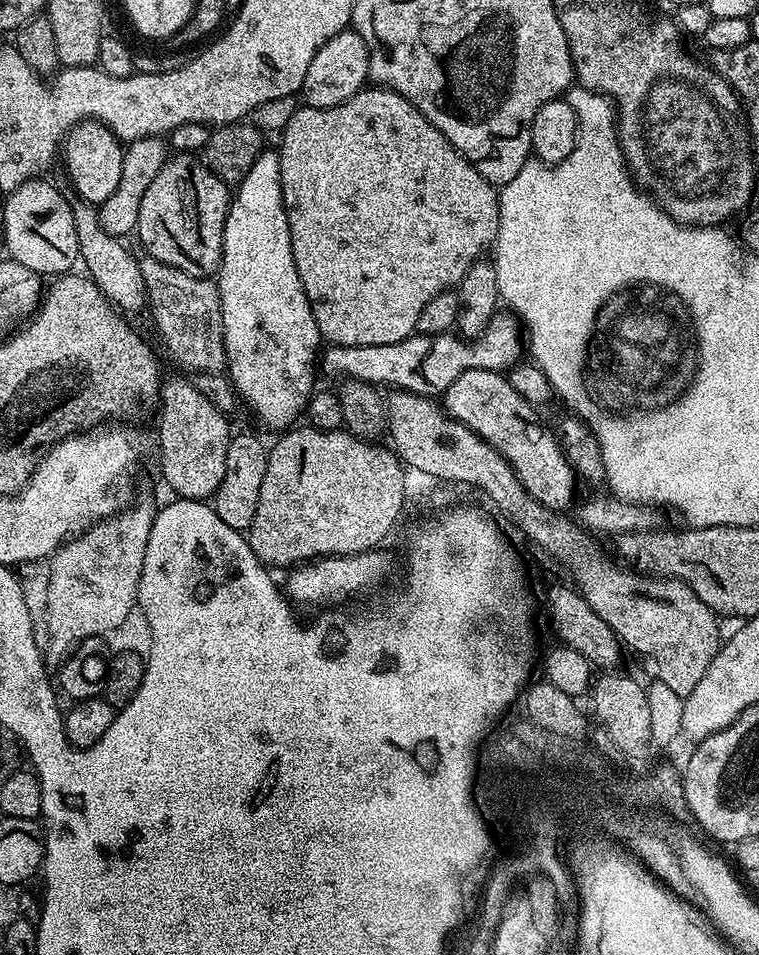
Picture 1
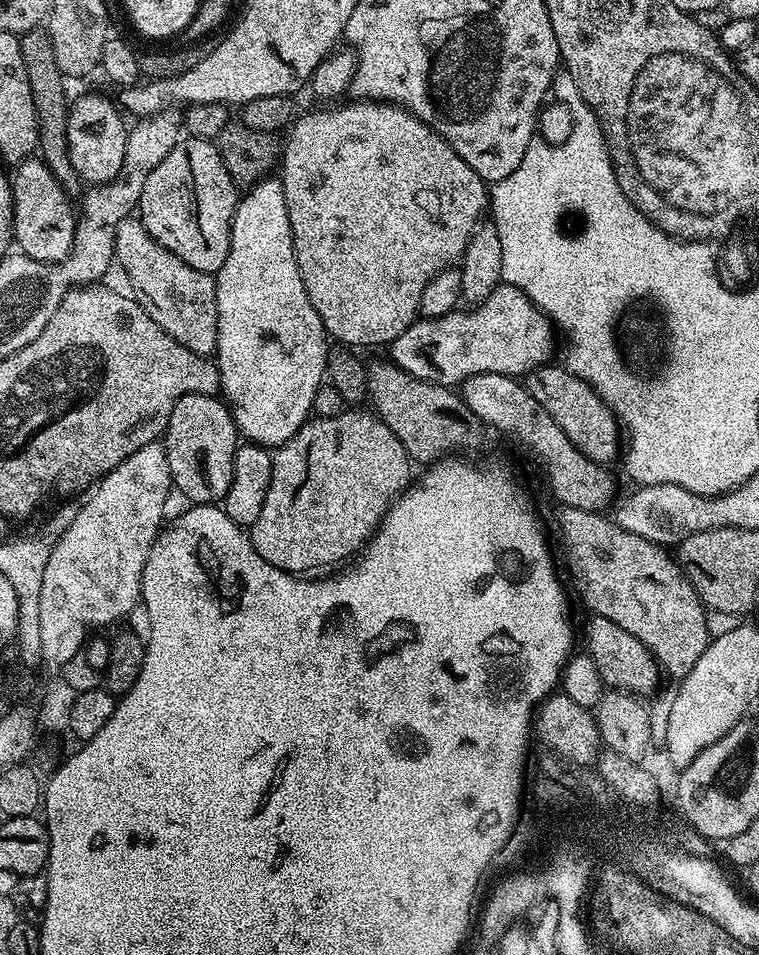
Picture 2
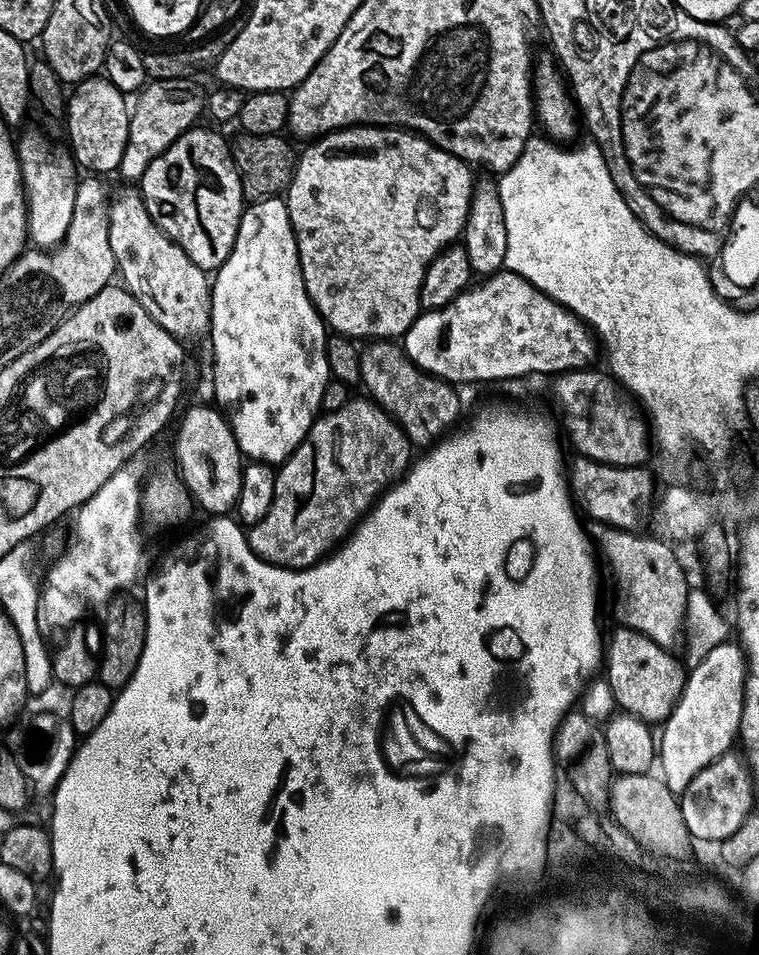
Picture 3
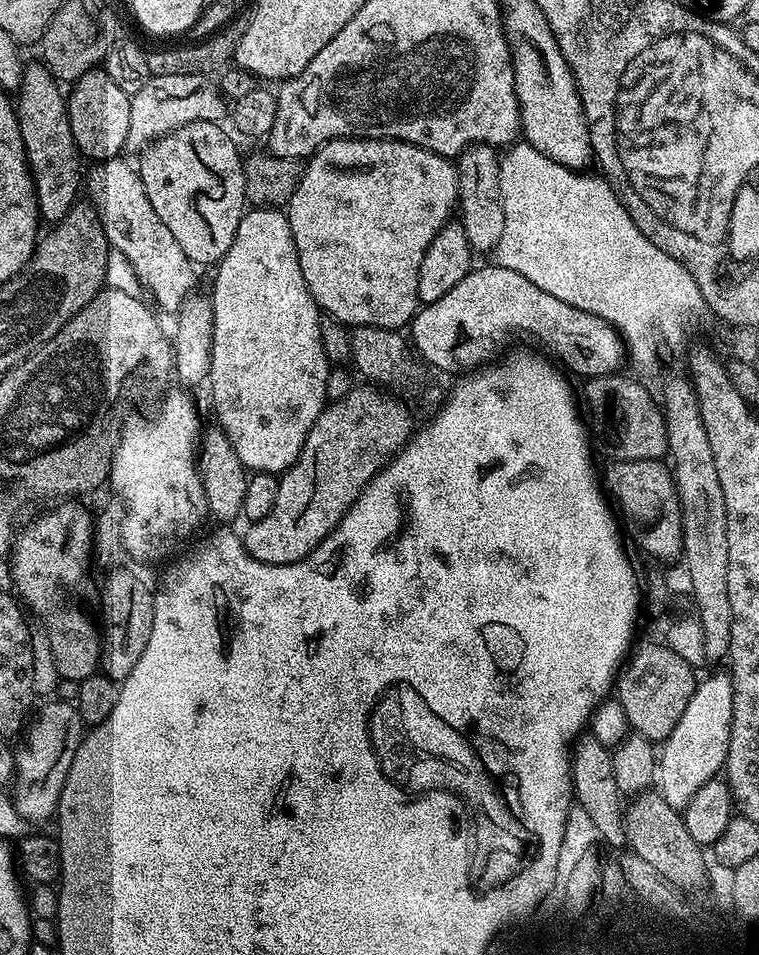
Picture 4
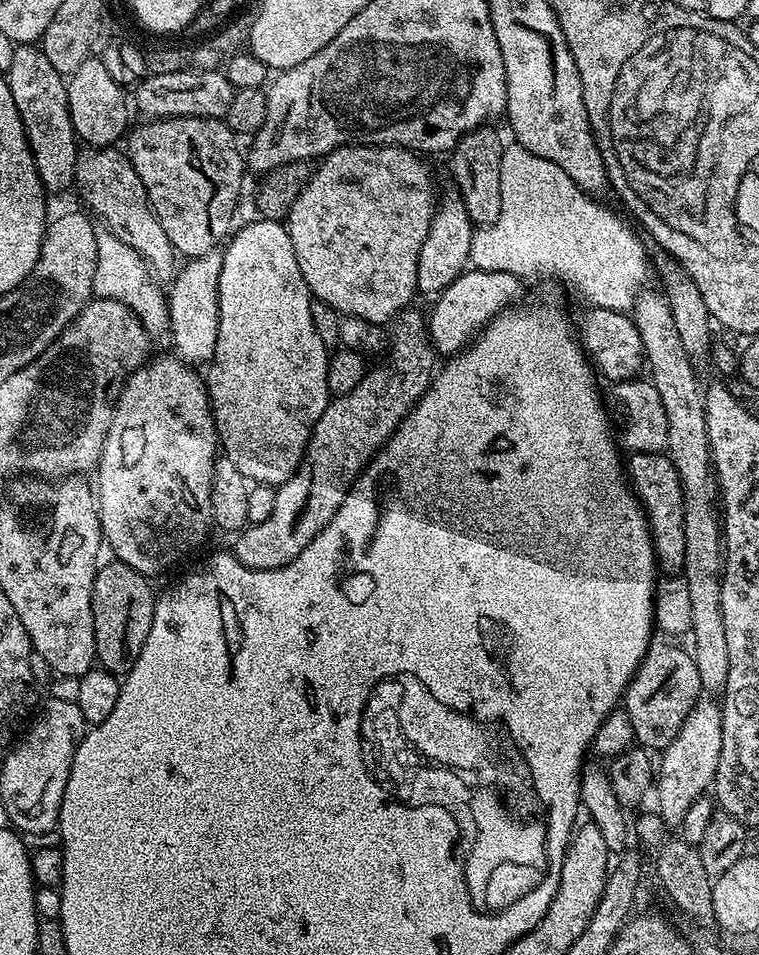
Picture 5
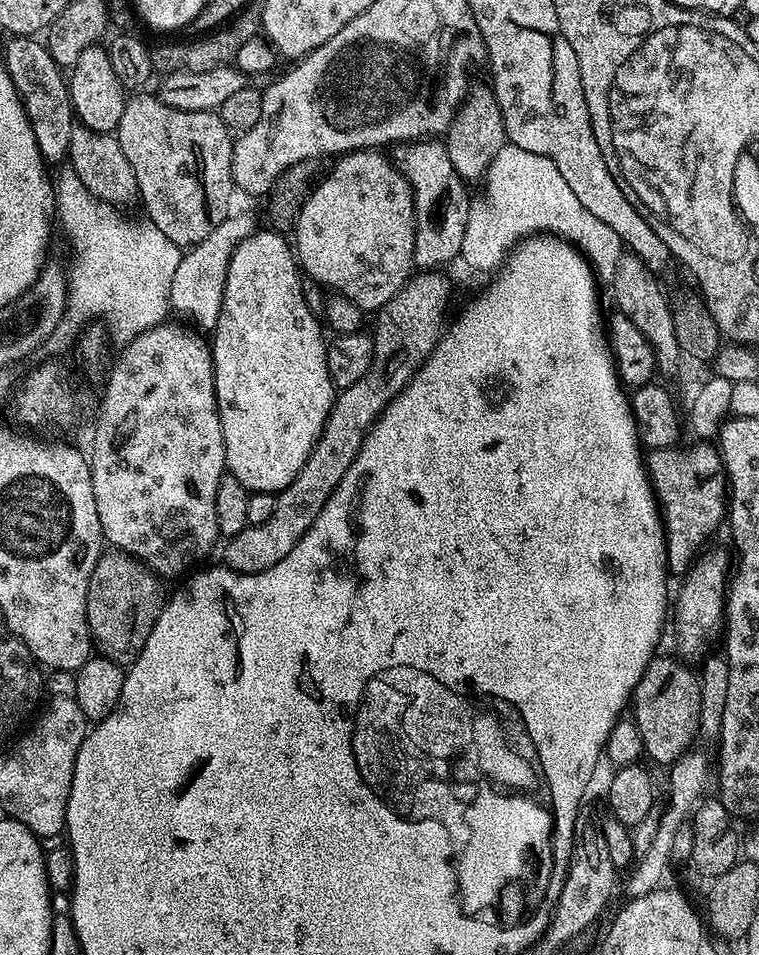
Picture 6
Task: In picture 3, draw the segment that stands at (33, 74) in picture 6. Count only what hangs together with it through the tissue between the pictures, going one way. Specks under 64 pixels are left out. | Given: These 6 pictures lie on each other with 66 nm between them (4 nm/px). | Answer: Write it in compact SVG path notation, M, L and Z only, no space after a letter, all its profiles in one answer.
M36 128L22 133L16 140L16 157L20 163L28 207L28 238L40 250L51 250L59 246L66 238L66 230L70 230L70 218L74 218L78 165L71 151L63 143L60 144L55 144L46 133Z

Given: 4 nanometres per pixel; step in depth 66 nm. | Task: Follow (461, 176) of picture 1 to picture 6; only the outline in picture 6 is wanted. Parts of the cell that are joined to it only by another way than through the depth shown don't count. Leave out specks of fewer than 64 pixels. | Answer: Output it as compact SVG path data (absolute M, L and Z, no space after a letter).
M380 150L350 152L333 164L296 215L294 255L303 275L372 314L386 306L414 272L412 187Z

